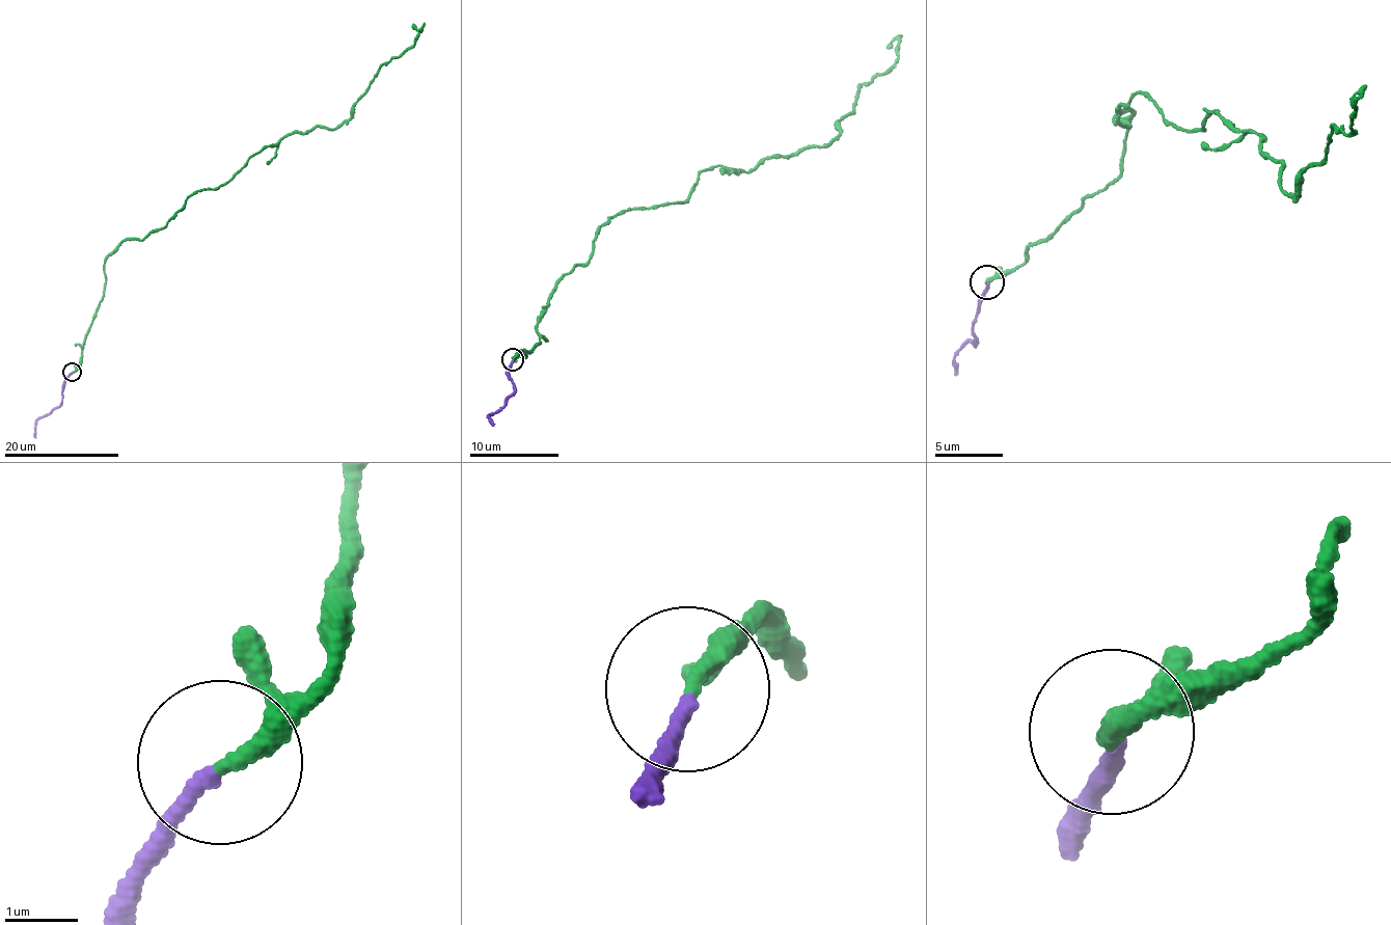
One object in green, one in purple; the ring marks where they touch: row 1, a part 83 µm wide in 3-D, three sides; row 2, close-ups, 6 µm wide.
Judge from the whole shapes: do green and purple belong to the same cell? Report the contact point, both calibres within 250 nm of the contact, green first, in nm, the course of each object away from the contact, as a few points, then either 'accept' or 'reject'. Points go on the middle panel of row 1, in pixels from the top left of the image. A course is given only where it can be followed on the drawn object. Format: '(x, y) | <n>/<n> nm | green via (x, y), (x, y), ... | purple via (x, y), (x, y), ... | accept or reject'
(512, 359) | 280/190 nm | green via (512, 359), (546, 339), (534, 327), (609, 217), (832, 142), (888, 48) | purple via (512, 361), (508, 372), (515, 384), (503, 406), (488, 417), (495, 424) | accept

